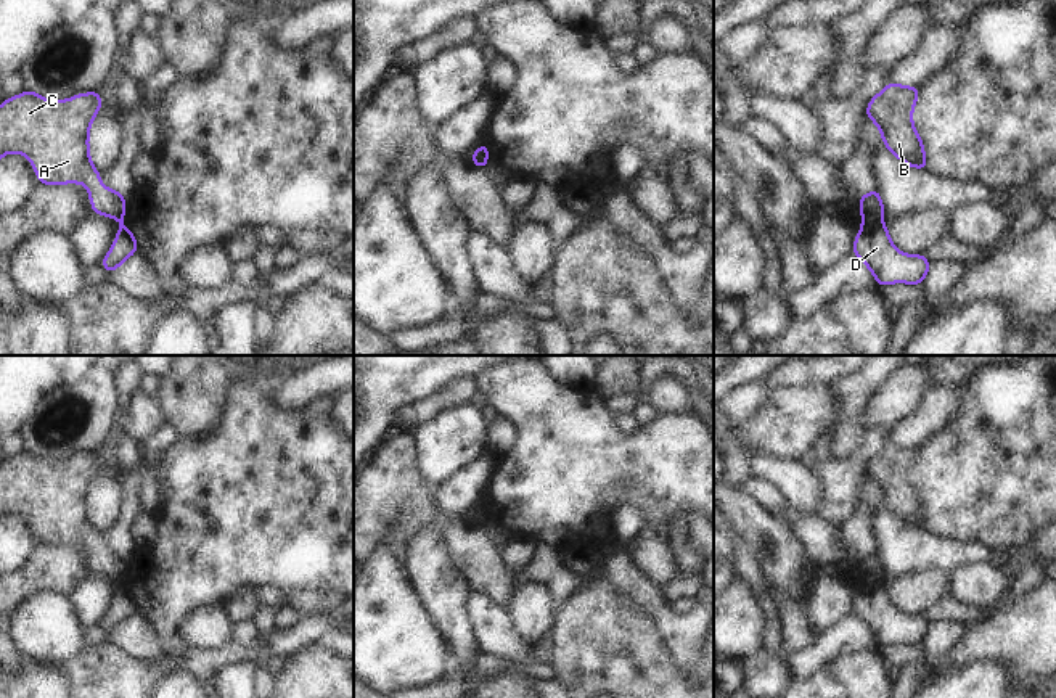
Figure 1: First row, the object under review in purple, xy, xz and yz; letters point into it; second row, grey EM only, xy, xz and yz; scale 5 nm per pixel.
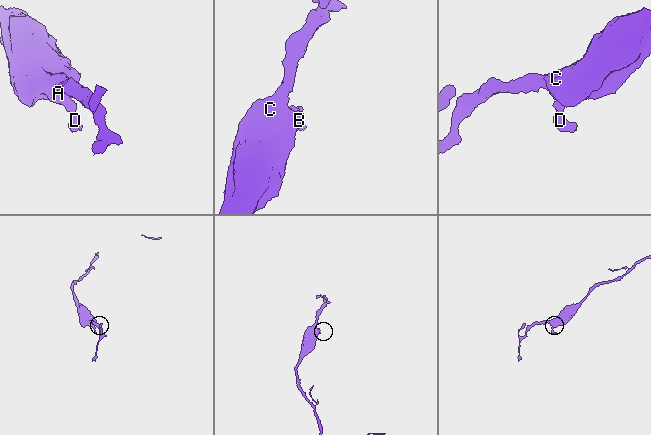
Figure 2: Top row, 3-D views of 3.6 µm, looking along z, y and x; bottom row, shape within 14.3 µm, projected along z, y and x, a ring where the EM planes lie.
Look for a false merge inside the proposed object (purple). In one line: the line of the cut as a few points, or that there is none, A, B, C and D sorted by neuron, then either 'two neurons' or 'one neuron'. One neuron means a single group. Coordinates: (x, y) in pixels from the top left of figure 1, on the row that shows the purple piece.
cut in yz along (881, 221), (863, 225); A B C / D; two neurons

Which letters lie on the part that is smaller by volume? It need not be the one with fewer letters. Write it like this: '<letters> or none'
D

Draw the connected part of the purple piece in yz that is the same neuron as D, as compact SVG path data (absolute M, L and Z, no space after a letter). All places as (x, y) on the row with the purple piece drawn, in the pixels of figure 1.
M882 222L862 225L852 254L871 270L879 286L890 283L919 285L931 265L926 254L911 256L898 251Z

